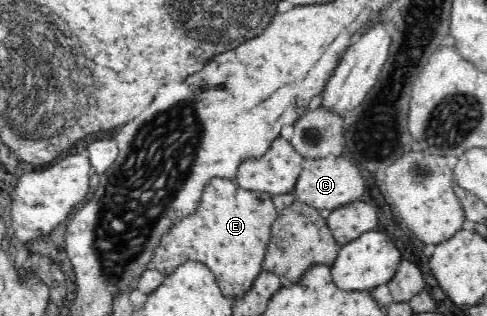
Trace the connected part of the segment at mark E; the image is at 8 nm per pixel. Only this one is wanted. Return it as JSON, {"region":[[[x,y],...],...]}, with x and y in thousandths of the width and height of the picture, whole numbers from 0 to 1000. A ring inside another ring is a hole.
{"region":[[[439,563],[423,595],[423,627],[390,703],[374,703],[357,741],[341,747],[333,791],[316,804],[316,851],[349,873],[370,835],[394,823],[423,835],[439,861],[452,918],[468,943],[497,943],[538,861],[538,829],[554,766],[556,718],[571,677],[556,617],[522,611],[487,589],[480,570]]]}

